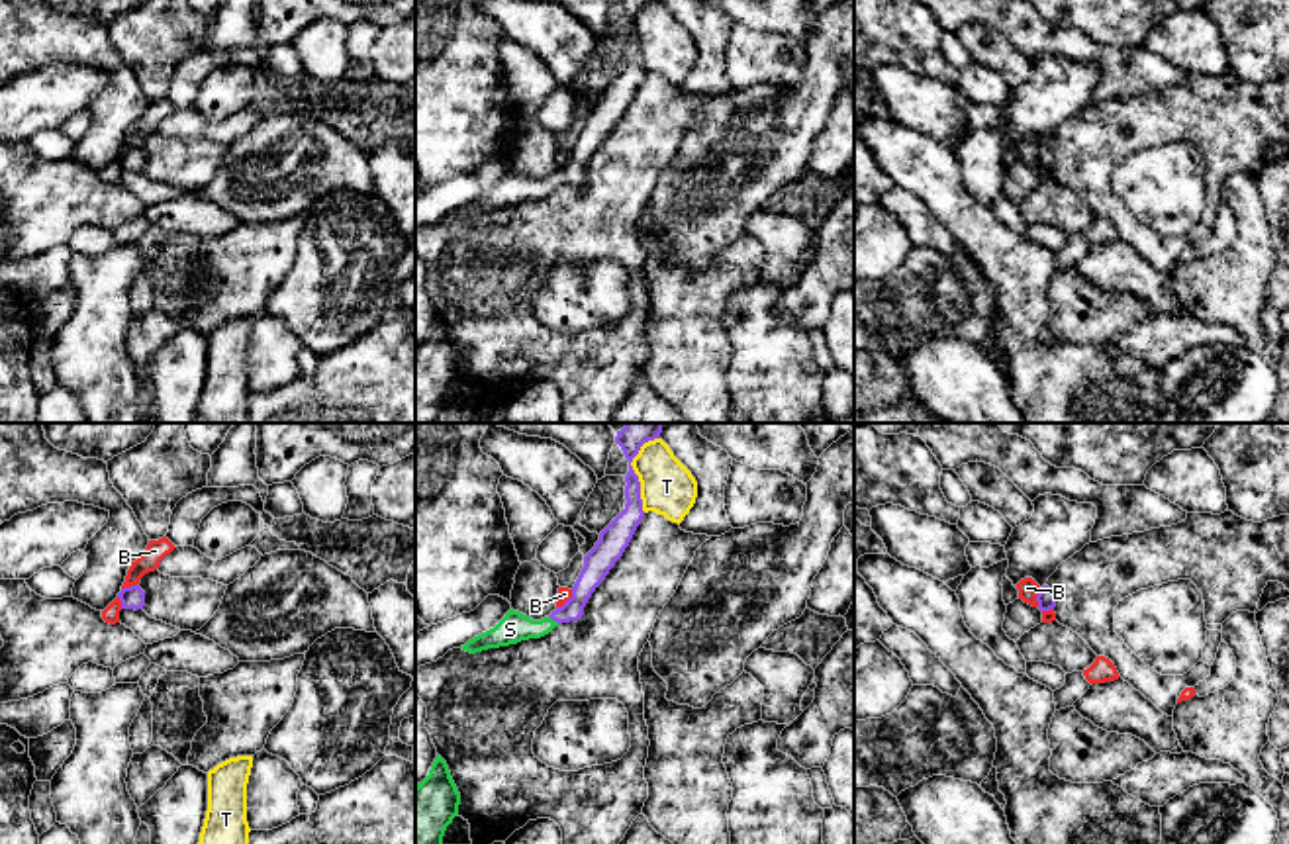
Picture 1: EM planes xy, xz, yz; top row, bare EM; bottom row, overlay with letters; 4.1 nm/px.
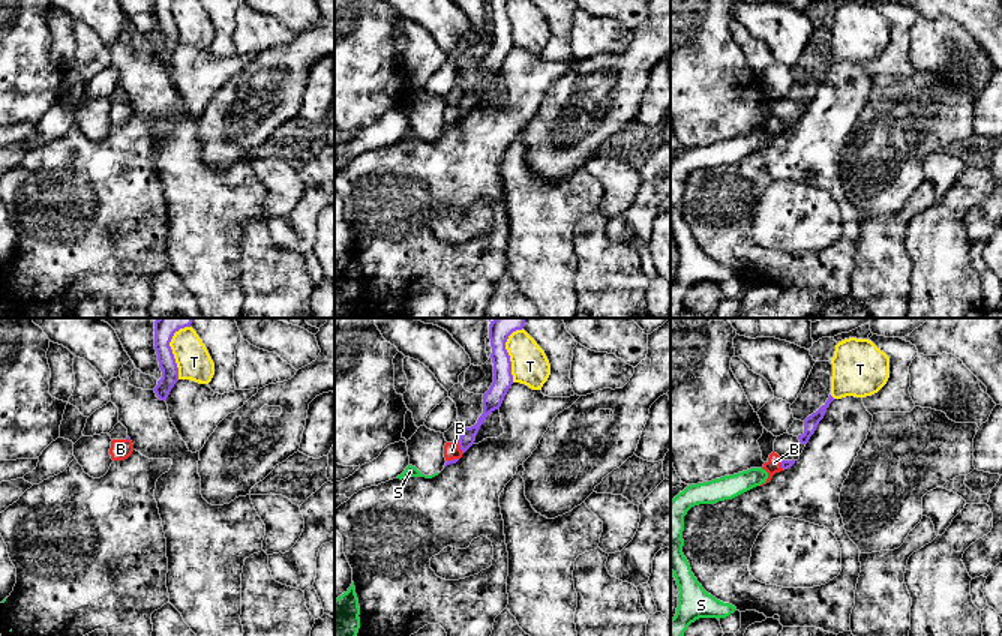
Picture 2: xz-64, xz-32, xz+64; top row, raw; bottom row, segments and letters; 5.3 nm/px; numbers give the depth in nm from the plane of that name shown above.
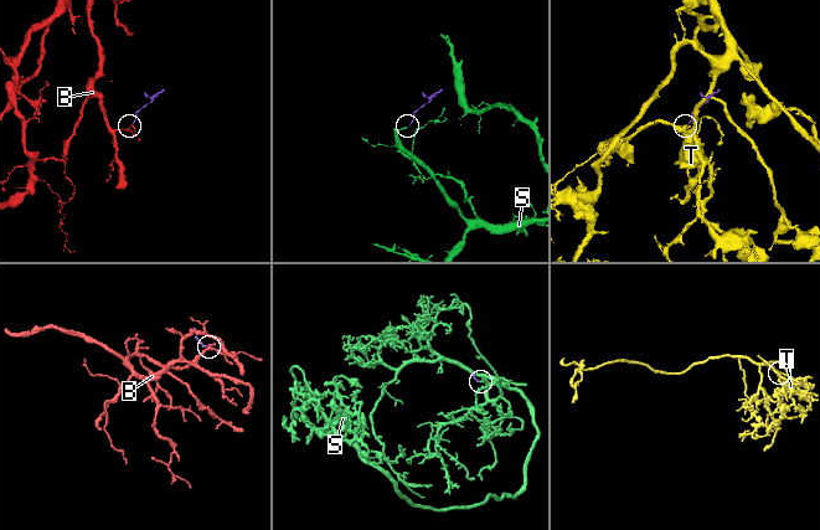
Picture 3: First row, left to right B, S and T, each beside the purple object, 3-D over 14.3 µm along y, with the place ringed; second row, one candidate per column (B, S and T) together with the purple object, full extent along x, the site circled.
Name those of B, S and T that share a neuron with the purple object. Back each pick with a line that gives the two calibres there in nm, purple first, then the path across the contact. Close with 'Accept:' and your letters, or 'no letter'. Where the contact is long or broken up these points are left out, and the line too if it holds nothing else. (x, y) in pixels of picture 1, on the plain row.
S: calibres 100 and 120 nm; way xz (594, 134), (580, 157), (555, 181), (543, 188), (514, 188)
Accept: S

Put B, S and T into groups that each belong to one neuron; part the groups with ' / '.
B / S / T

